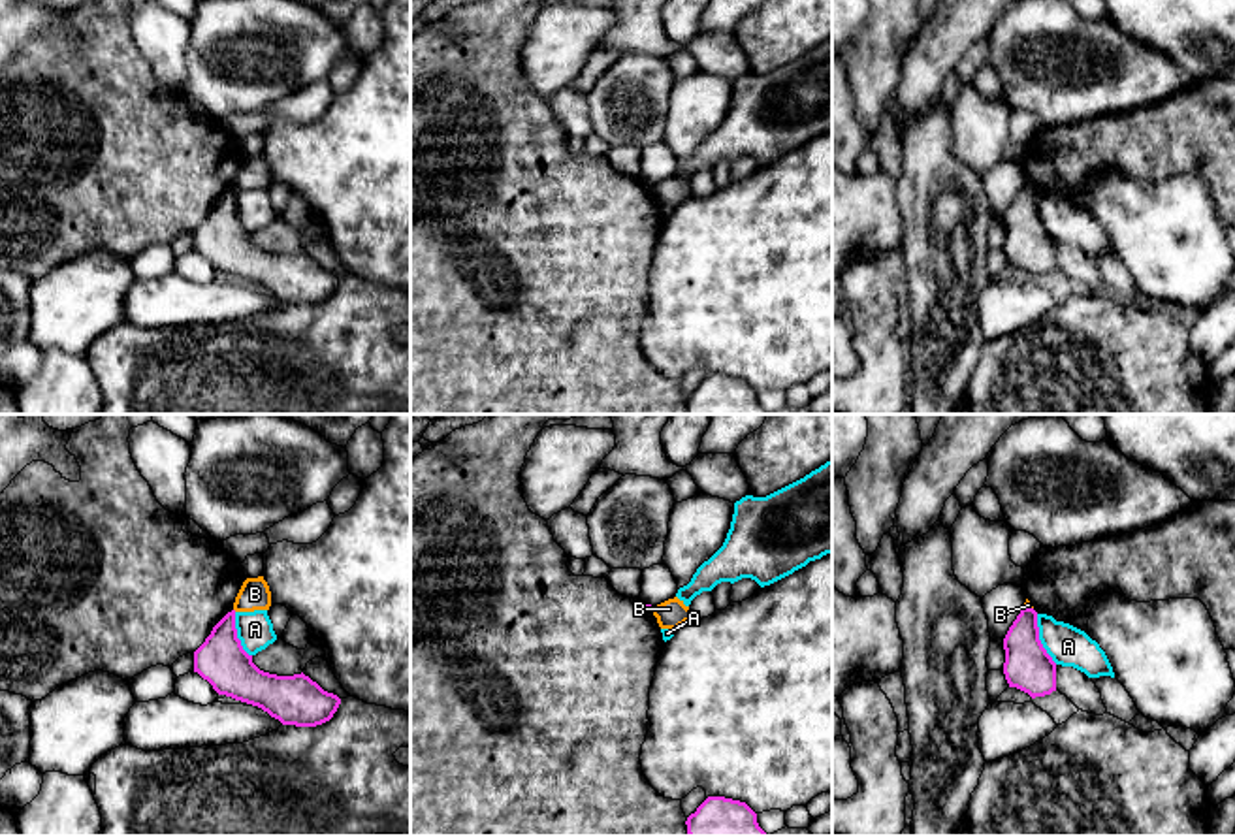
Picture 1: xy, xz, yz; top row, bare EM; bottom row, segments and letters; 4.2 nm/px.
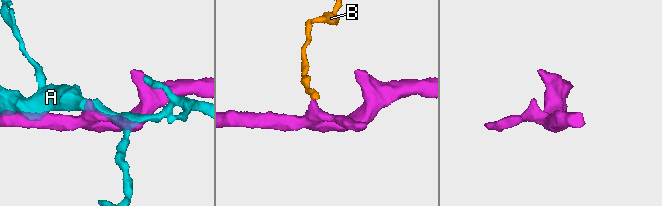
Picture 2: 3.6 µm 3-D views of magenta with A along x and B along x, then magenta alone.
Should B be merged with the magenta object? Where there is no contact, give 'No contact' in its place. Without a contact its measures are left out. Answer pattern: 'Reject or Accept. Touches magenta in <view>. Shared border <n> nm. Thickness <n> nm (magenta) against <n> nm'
Reject. Touches magenta in yz. Shared border 40 nm. Thickness 200 nm (magenta) against 30 nm

